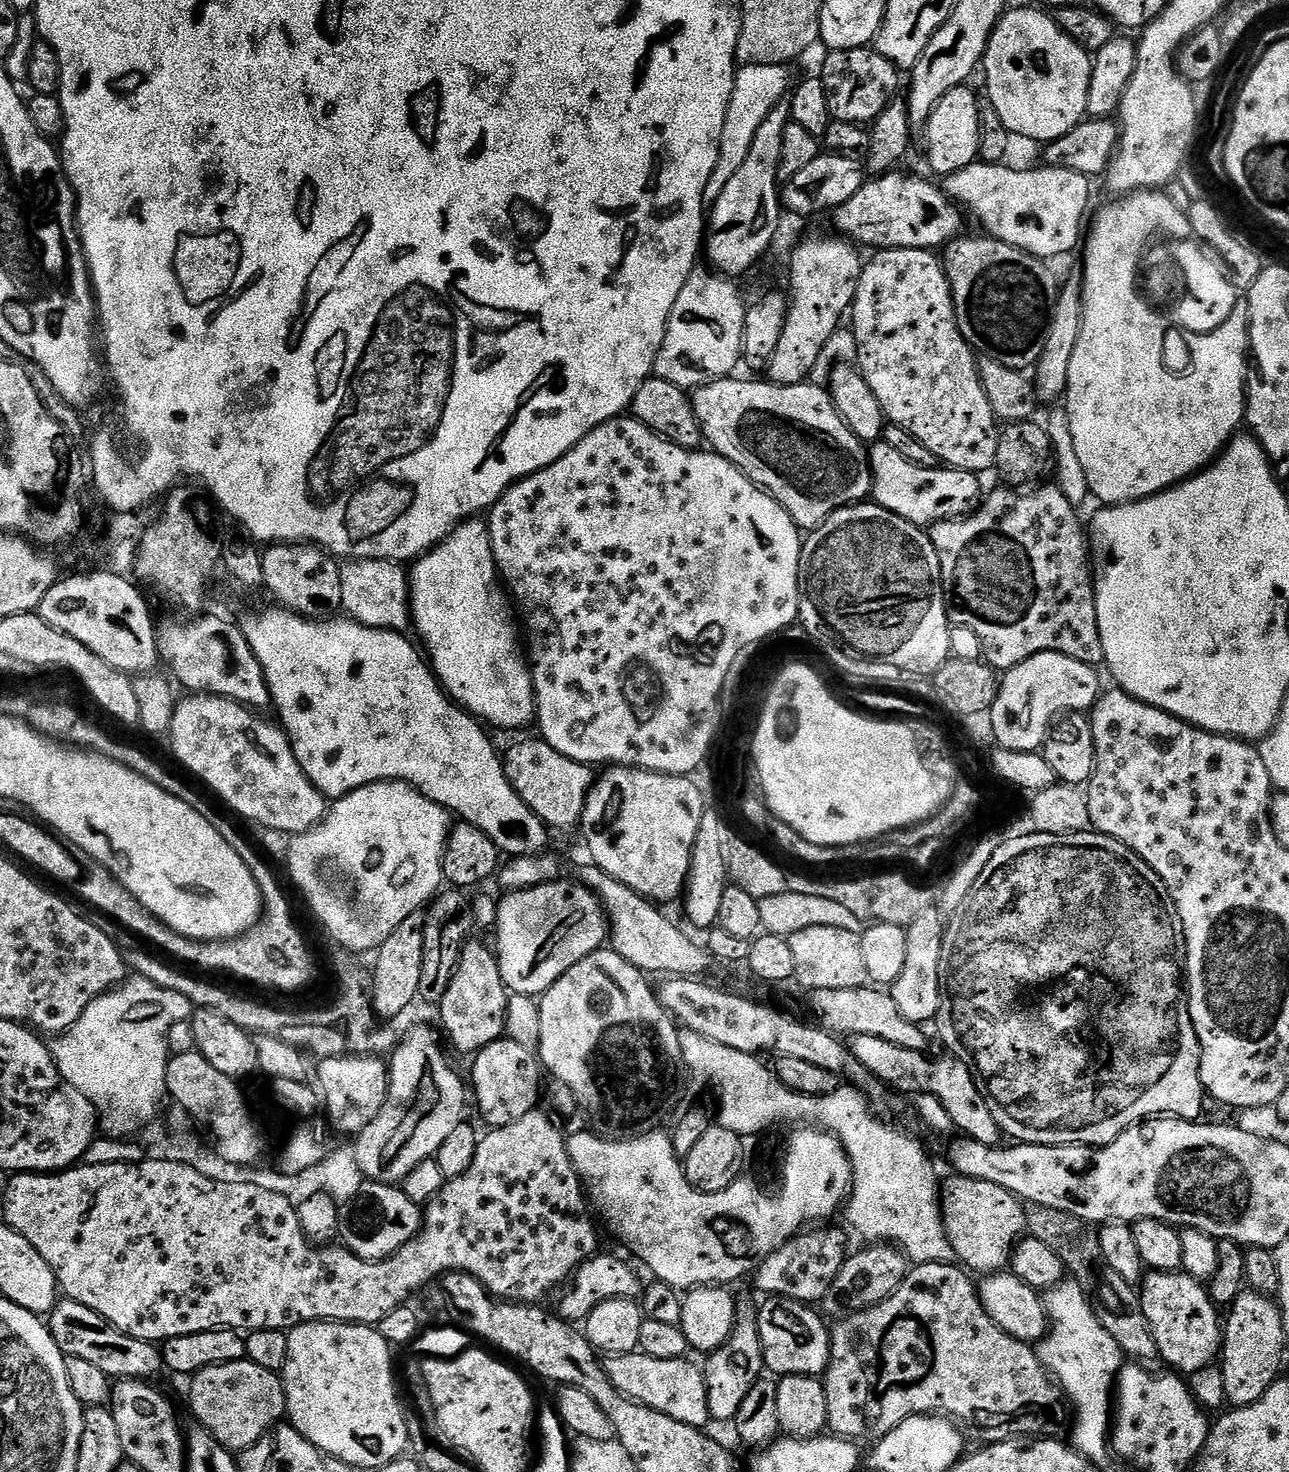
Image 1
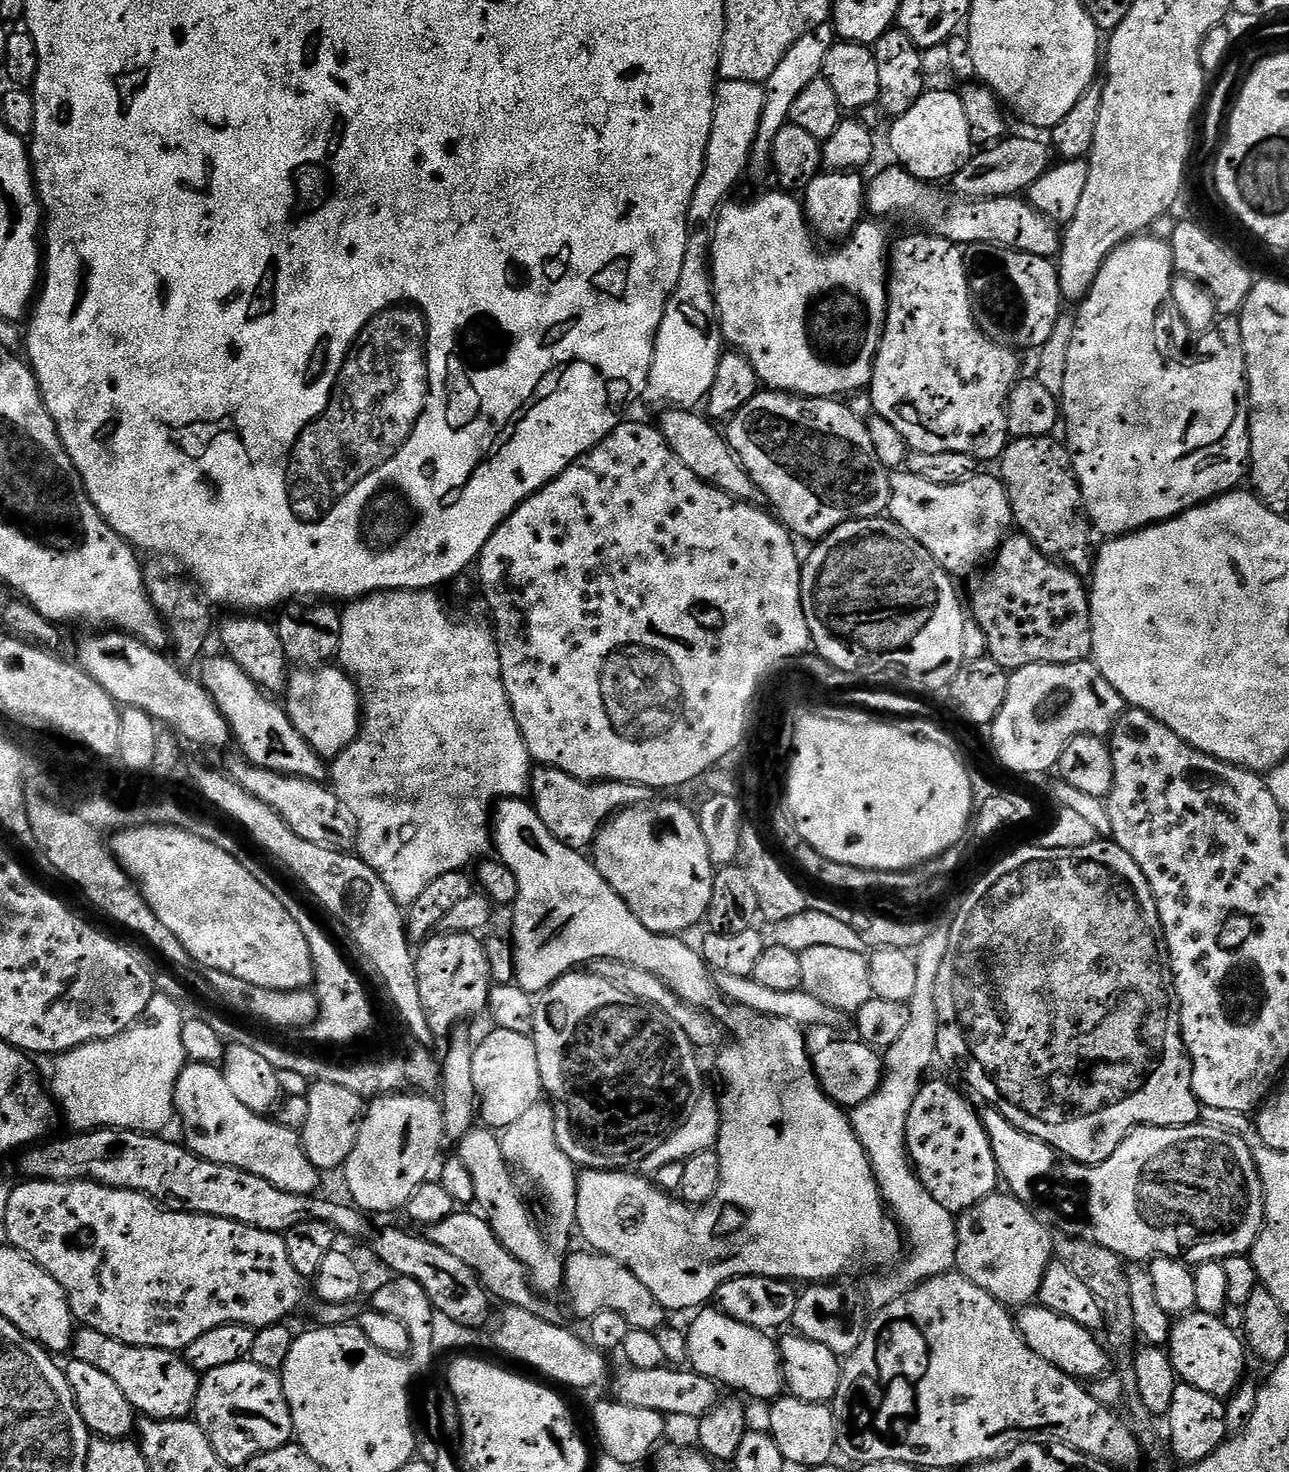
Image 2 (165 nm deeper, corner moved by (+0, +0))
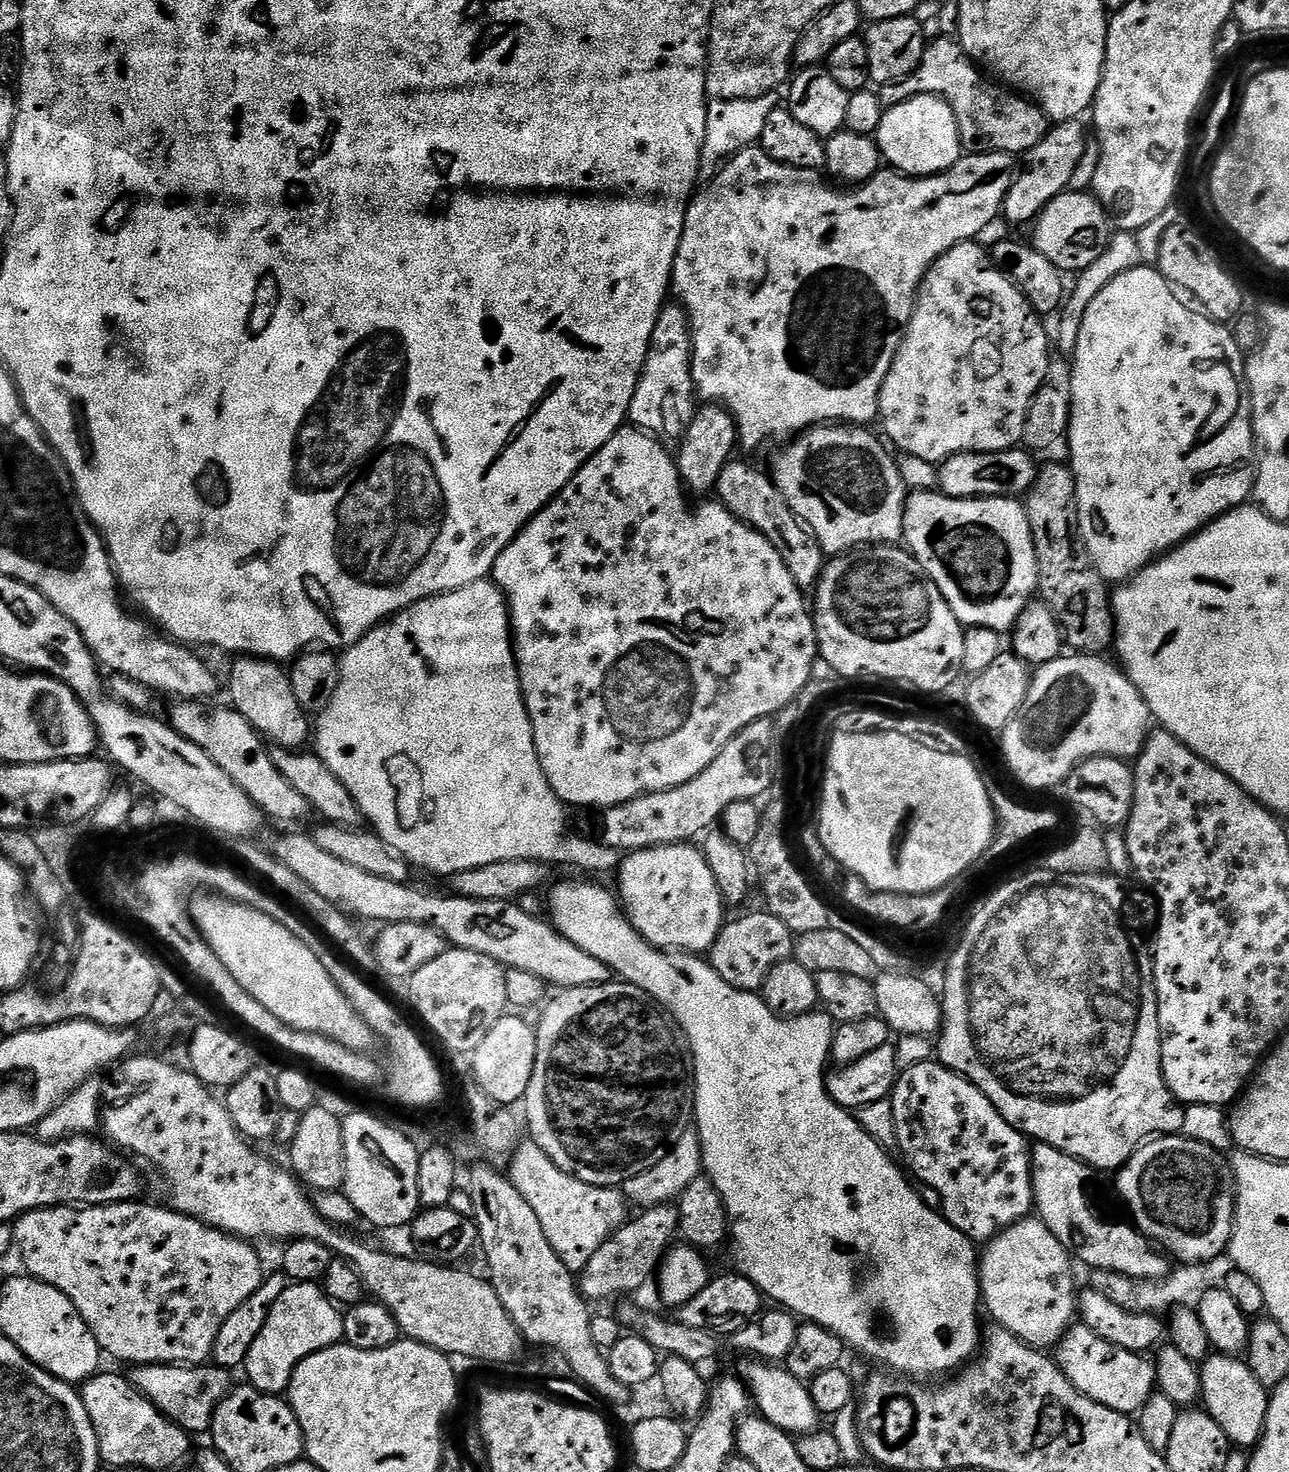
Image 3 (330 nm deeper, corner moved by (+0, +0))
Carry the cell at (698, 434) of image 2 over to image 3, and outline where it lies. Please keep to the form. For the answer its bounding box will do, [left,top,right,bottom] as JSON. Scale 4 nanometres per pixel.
[714,458,826,590]

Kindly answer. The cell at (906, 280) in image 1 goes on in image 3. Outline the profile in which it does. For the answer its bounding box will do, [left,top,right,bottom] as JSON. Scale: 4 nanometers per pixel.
[878,242,1048,465]

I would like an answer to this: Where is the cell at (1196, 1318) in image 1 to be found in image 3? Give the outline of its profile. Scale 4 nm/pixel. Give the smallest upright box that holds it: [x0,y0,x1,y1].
[1198,1354,1270,1450]

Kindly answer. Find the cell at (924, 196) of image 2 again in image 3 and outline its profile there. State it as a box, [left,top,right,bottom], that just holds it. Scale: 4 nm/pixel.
[1030,191,1110,274]

